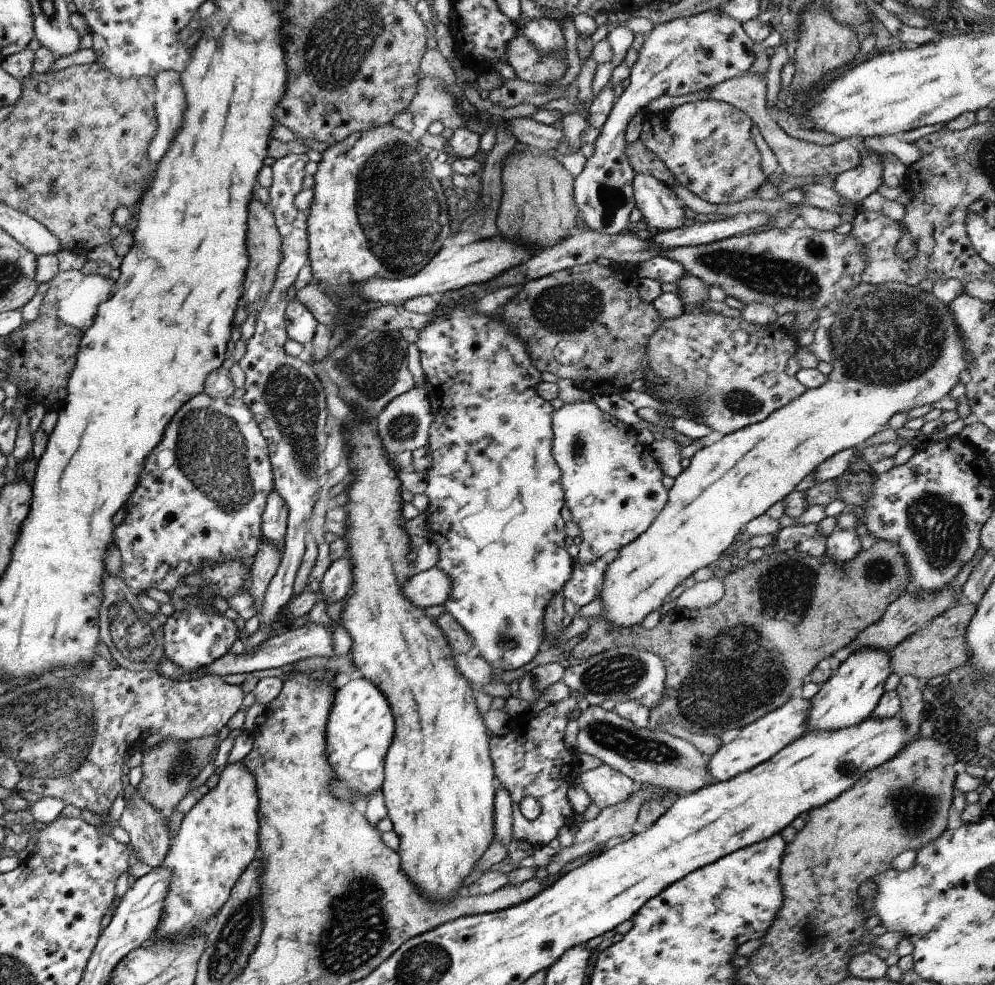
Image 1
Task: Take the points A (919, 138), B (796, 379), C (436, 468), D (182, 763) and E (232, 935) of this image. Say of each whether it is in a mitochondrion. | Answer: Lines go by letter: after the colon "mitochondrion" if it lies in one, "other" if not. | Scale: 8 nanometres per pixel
A: other
B: other
C: other
D: mitochondrion
E: mitochondrion

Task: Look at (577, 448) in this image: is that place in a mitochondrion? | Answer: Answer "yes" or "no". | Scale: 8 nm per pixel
yes

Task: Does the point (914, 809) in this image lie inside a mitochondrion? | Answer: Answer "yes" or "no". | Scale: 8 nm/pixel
yes

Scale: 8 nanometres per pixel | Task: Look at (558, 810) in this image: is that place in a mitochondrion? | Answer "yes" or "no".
no

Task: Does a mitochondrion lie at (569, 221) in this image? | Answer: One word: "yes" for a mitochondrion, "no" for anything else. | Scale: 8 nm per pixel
no

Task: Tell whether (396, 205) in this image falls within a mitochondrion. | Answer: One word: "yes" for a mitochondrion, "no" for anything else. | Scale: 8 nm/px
yes

